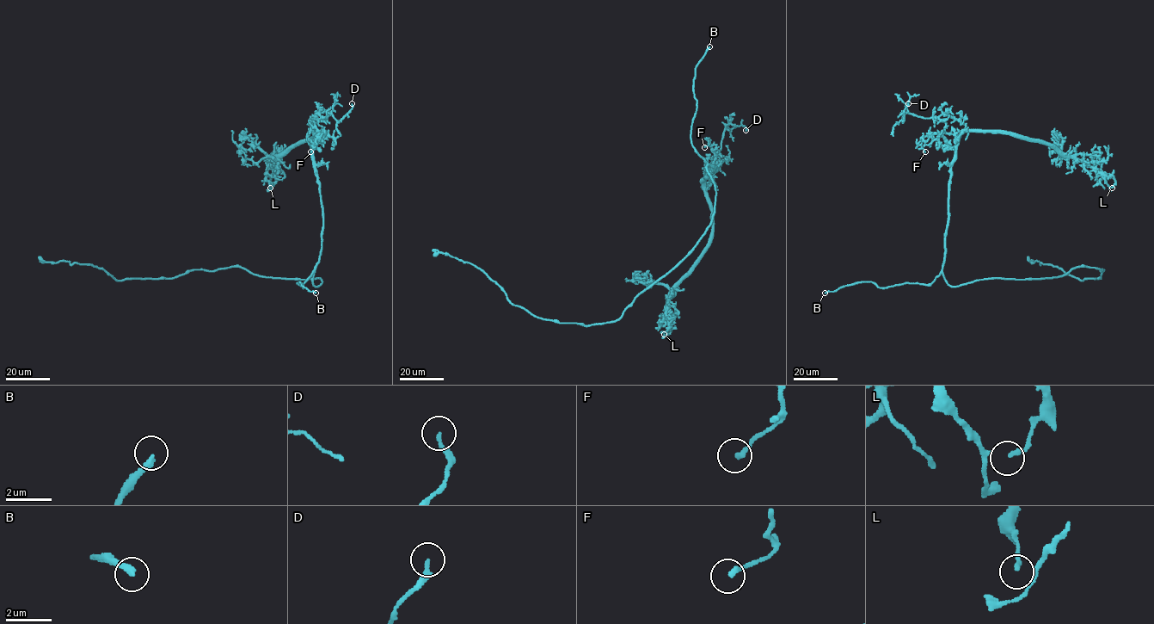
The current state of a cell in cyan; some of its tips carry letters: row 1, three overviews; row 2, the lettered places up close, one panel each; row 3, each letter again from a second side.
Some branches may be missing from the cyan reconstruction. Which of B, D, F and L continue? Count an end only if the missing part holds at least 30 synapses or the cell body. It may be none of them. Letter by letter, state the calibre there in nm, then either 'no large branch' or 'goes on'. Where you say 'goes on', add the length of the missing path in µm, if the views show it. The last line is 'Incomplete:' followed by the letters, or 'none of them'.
B: 280 nm | goes on | 35 µm
D: 220 nm | no large branch
F: 220 nm | no large branch
L: 130 nm | no large branch
Incomplete: B

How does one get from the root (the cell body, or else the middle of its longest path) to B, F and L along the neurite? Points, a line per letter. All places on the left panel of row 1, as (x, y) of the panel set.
B: (322, 281), (318, 287), (313, 285), (314, 271), (303, 283), (297, 283), (303, 287), (300, 281), (316, 293)
F: (322, 281), (318, 287), (313, 285), (322, 249), (323, 207), (308, 138), (311, 132), (320, 132), (310, 151)
L: (322, 281), (313, 285), (323, 207), (308, 134), (317, 132), (275, 159), (270, 188)

